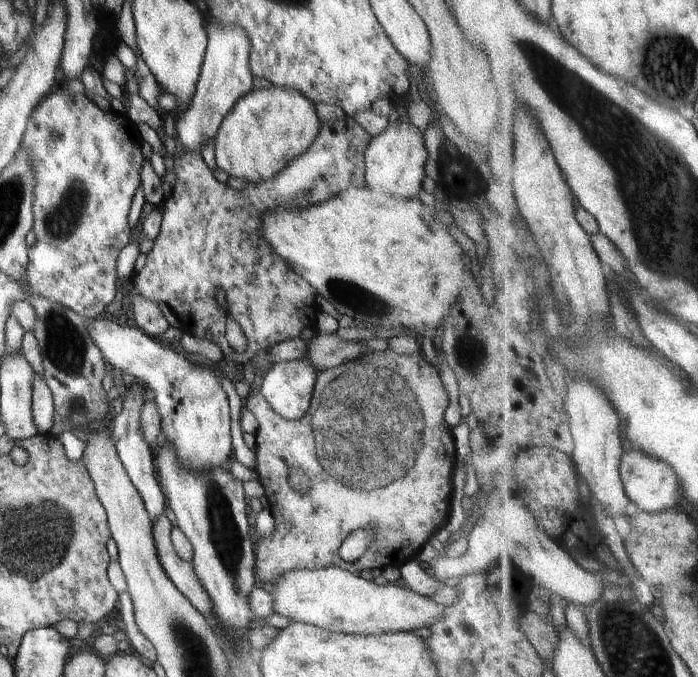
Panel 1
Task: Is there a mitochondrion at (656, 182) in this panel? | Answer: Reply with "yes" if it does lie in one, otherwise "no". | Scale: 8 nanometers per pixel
yes

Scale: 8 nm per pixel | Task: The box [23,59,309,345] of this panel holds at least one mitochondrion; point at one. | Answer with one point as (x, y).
(68, 214)

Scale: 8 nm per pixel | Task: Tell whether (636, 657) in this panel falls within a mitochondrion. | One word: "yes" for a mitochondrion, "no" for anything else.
yes

